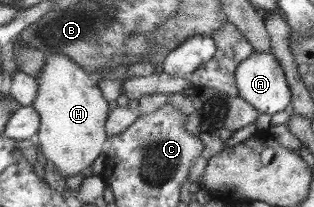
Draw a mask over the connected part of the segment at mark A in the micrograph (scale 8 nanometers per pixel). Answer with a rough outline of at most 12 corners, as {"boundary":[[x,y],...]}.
{"boundary":[[270,52],[252,53],[234,70],[238,96],[260,114],[292,98]]}

